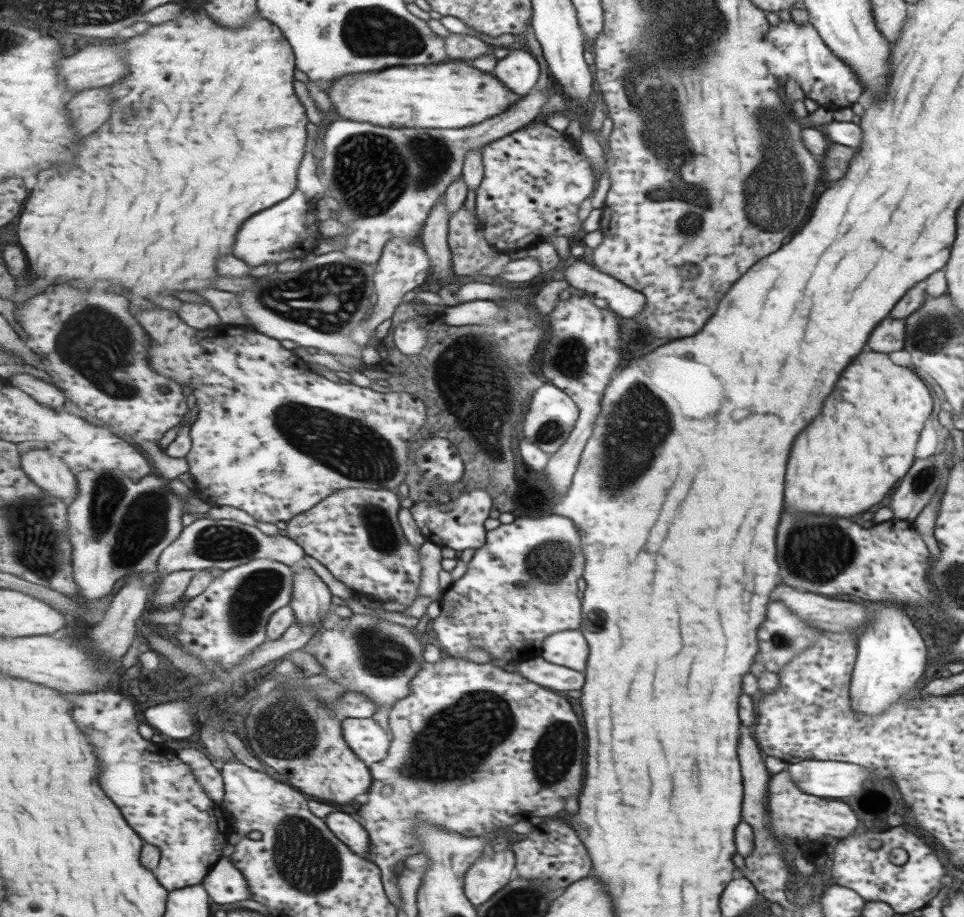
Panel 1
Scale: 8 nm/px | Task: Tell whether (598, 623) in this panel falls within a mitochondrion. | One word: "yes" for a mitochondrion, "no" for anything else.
no

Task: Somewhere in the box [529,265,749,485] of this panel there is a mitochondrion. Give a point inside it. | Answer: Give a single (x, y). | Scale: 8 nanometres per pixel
(570, 356)

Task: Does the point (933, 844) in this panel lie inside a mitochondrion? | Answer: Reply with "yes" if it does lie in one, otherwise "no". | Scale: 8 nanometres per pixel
no

